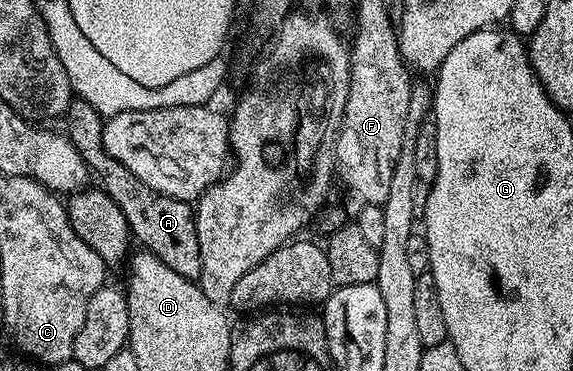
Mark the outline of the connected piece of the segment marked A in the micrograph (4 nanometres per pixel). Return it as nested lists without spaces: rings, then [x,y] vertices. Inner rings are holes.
[[[73,100],[67,111],[68,118],[67,137],[69,141],[75,144],[79,156],[83,156],[85,165],[89,167],[92,177],[101,181],[98,182],[100,189],[104,190],[107,196],[111,196],[111,200],[115,200],[115,204],[119,204],[119,212],[123,212],[130,235],[136,241],[138,238],[142,242],[140,245],[146,251],[153,253],[163,264],[167,264],[171,271],[192,280],[200,279],[201,257],[199,256],[199,236],[193,219],[194,207],[190,203],[167,196],[163,192],[155,192],[155,188],[147,188],[147,184],[143,184],[143,180],[139,180],[139,176],[135,176],[135,172],[131,172],[131,168],[123,168],[123,164],[119,164],[119,160],[110,156],[103,148],[103,128],[105,127],[103,116],[99,112],[95,112],[95,108],[91,108],[91,104]]]

